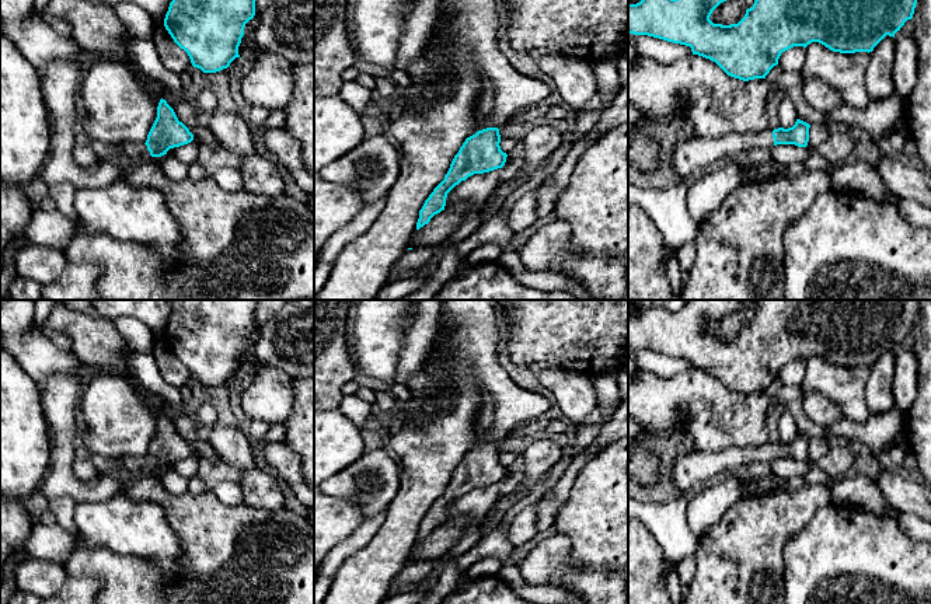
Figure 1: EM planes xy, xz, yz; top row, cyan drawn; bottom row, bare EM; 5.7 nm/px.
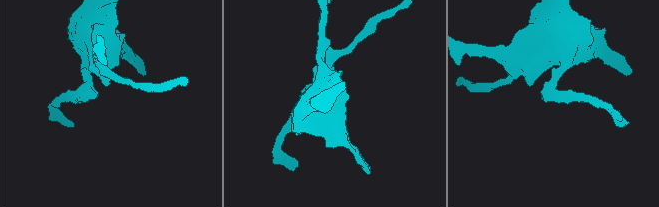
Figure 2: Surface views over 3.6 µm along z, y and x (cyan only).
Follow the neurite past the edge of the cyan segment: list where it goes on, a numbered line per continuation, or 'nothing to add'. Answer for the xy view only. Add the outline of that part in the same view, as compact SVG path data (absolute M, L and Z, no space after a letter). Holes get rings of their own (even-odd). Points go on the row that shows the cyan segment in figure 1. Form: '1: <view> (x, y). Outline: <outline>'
1: xy (133, 153). Outline: M116 143L112 144L115 147L116 156L122 163L146 163L151 156L147 150L147 146L144 143Z

